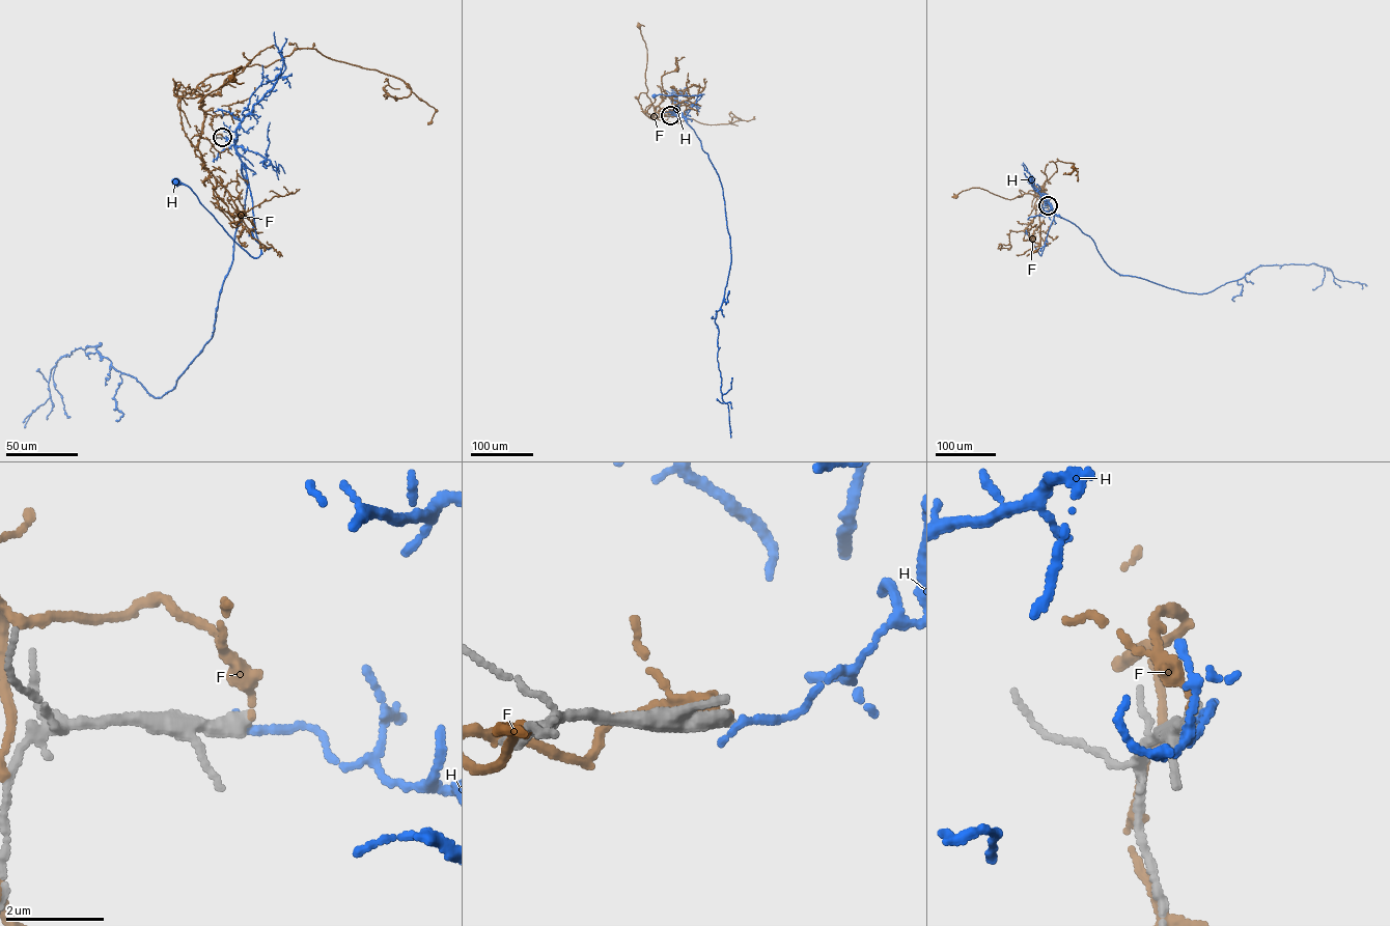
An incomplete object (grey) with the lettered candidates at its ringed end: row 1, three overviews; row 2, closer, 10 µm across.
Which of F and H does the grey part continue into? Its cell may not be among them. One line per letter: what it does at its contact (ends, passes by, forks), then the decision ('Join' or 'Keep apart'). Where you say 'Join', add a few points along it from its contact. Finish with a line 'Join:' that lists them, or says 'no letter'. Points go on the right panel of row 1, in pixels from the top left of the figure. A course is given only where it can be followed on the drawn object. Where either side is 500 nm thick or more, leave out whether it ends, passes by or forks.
F: It ends there. Keep apart
H: It ends there. Keep apart
Join: no letter

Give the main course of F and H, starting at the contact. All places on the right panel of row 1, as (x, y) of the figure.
F: (1048, 205), (1045, 198), (1030, 193), (1007, 199), (978, 188), (955, 196)
H: (1048, 205), (1054, 216), (1040, 255), (1026, 231)

